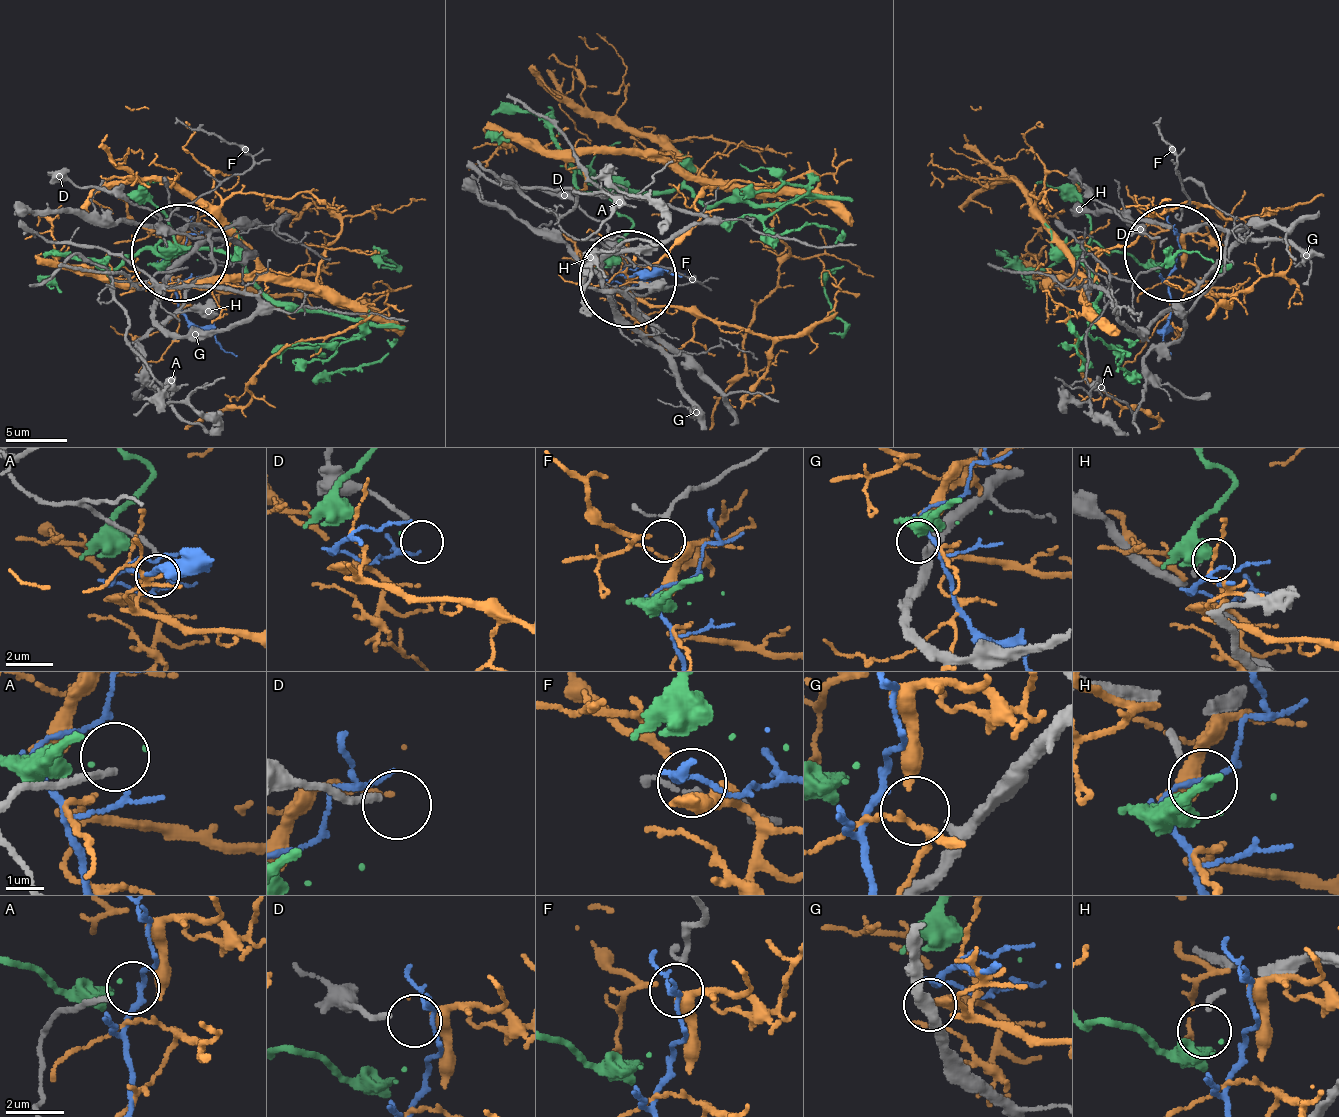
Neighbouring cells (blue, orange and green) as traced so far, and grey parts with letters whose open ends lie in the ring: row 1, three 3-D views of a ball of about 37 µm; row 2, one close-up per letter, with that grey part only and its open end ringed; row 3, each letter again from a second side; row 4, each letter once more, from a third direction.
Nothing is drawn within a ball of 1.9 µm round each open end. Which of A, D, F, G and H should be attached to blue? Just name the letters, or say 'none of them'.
G

